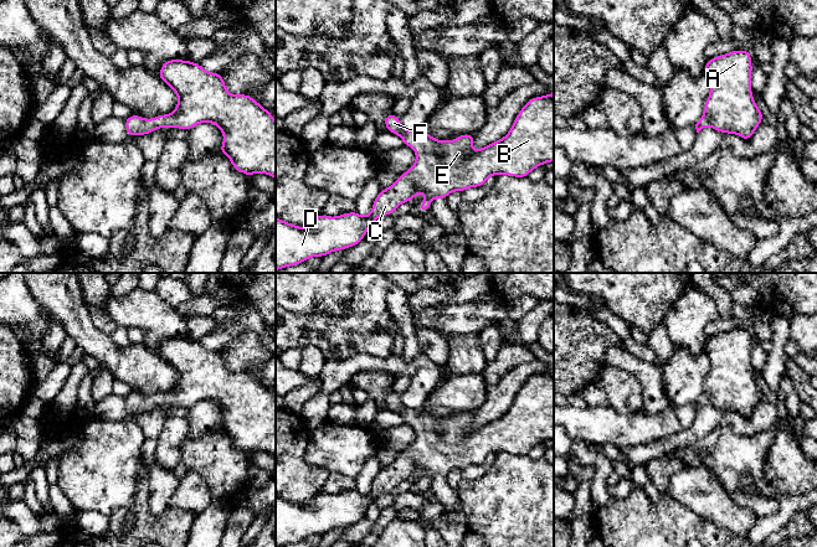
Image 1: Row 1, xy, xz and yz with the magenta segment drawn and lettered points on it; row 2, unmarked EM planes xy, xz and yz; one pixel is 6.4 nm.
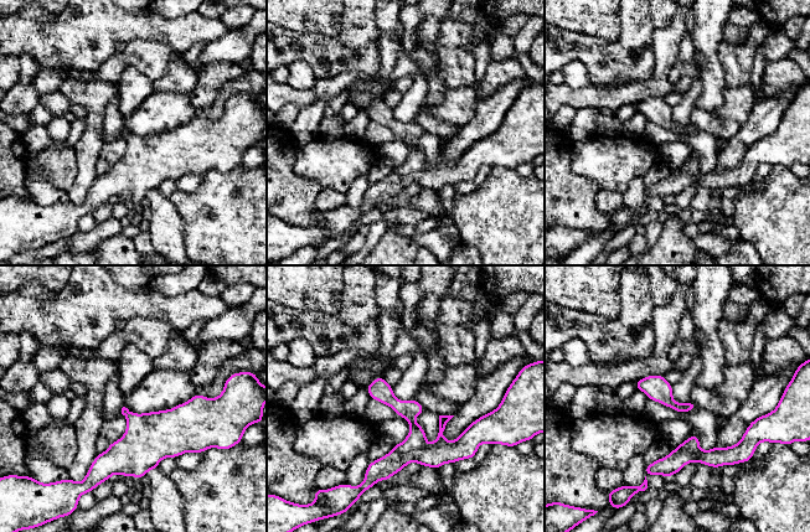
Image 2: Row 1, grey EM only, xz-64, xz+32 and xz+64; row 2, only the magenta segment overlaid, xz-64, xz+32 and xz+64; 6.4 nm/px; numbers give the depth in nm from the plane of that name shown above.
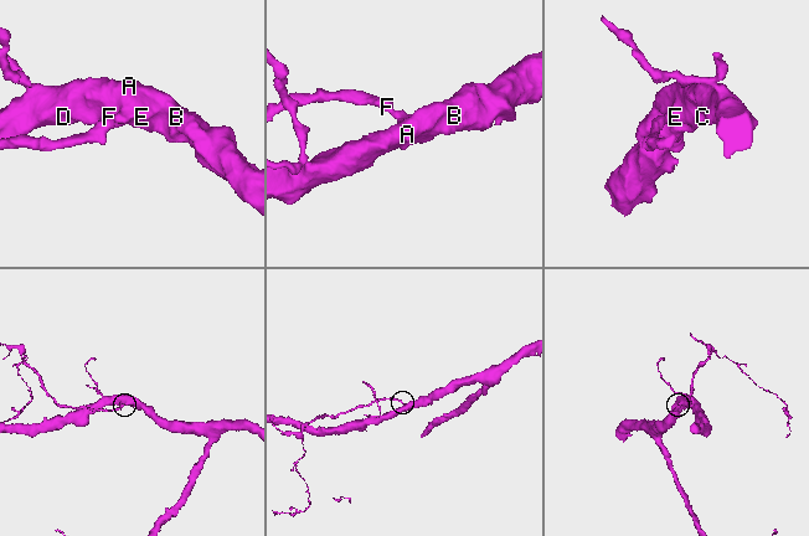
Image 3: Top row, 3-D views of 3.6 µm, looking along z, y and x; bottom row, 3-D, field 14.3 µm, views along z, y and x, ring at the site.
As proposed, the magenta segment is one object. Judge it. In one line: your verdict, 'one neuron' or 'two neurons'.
one neuron

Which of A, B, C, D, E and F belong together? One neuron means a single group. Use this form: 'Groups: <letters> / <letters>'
Groups: A B C D E F

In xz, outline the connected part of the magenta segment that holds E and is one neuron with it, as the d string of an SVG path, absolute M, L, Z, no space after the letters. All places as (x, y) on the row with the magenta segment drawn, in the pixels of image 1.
M554 93L529 99L504 138L473 151L473 134L461 134L454 140L438 140L425 130L405 129L401 119L394 113L385 118L384 124L387 131L399 135L406 146L415 149L415 164L399 175L395 184L380 191L368 216L360 216L356 211L335 217L322 213L308 227L299 227L276 217L276 272L300 264L312 257L323 258L335 251L359 244L377 218L392 215L400 205L412 201L420 192L425 195L421 208L426 210L432 200L445 200L453 191L462 192L469 187L483 186L492 175L528 177L538 166L554 161Z

